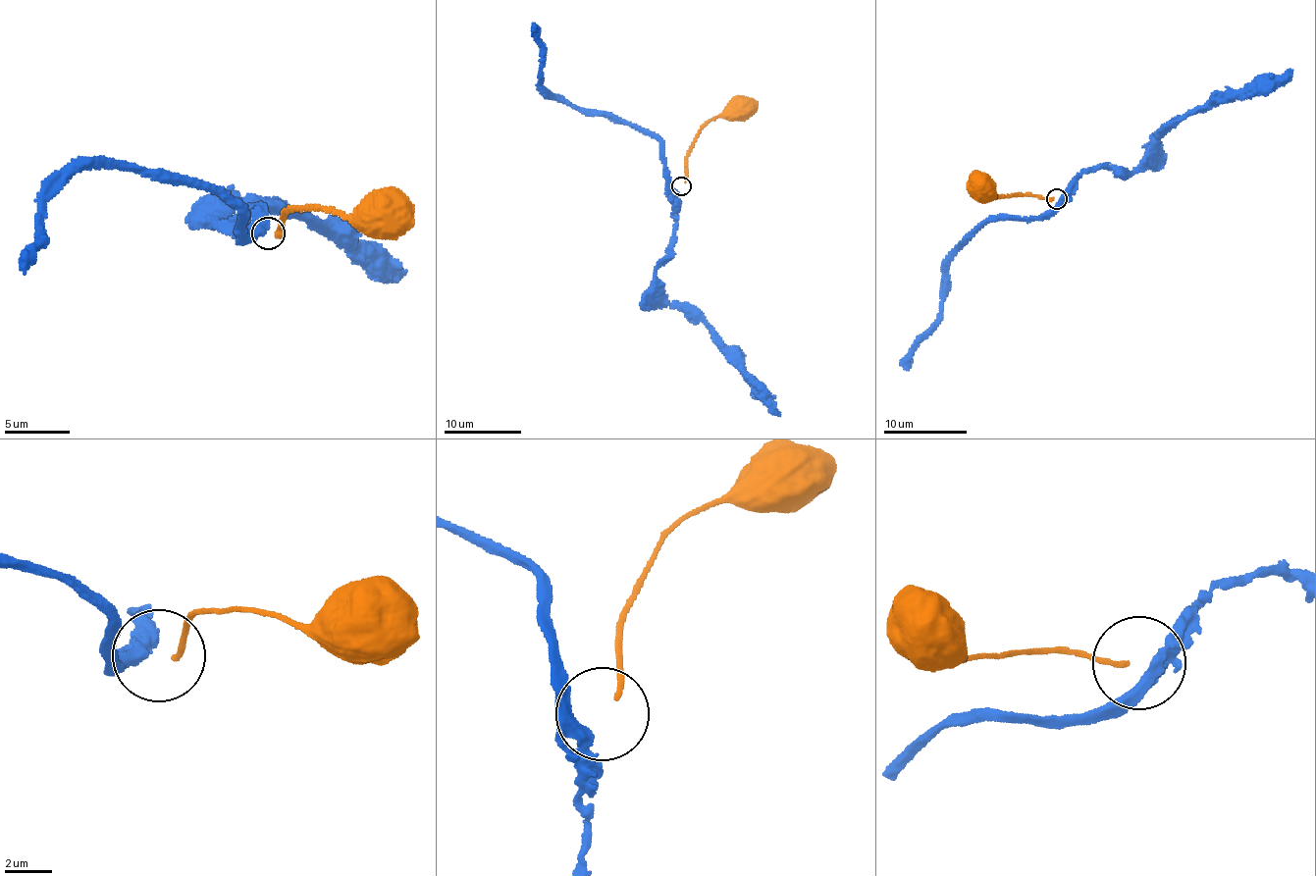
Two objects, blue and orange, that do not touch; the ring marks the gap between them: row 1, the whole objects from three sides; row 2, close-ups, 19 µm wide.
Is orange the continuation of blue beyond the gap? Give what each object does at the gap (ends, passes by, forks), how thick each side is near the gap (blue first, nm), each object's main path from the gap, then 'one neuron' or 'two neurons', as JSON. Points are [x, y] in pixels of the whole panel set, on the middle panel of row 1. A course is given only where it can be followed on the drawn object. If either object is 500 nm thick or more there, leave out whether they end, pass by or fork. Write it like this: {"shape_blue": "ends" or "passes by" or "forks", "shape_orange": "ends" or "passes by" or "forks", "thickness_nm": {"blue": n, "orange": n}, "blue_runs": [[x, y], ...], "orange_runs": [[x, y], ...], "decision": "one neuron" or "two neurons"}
{"thickness_nm": {"blue": 650, "orange": 200}, "blue_runs": [[676, 190], [670, 257], [656, 271], [660, 288], [670, 305], [690, 307], [764, 391], [780, 416]], "orange_runs": [[685, 182], [687, 153], [696, 134], [711, 119], [740, 119], [757, 101]], "decision": "two neurons"}

